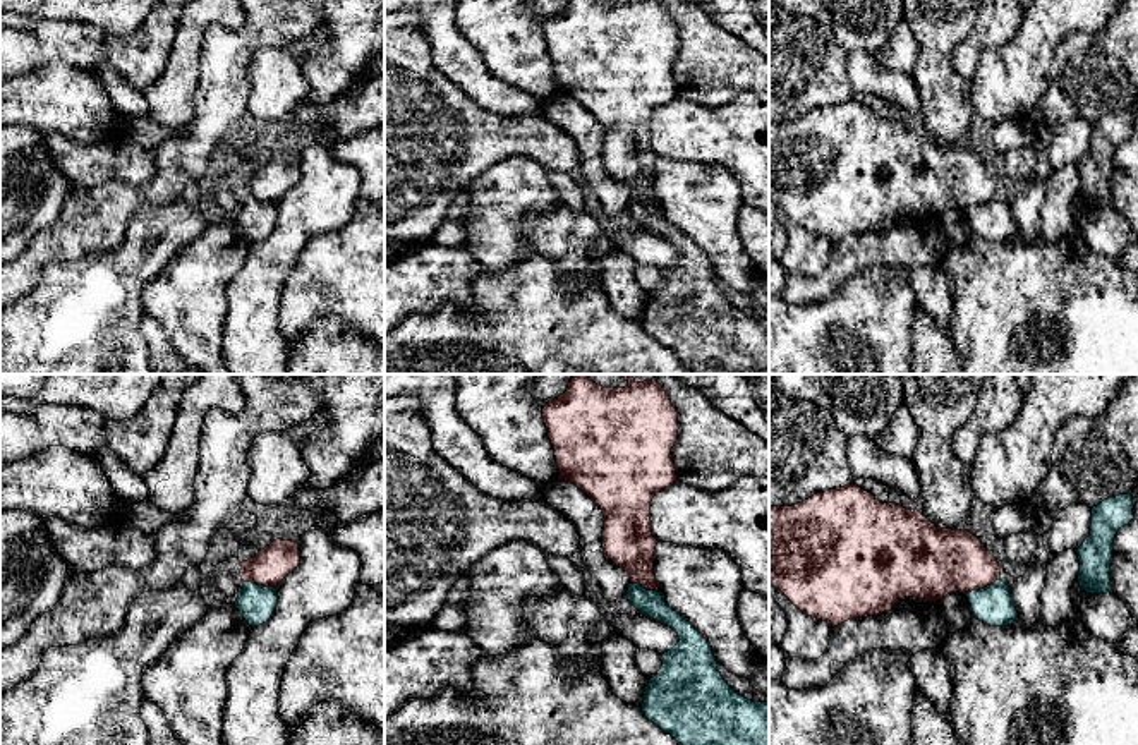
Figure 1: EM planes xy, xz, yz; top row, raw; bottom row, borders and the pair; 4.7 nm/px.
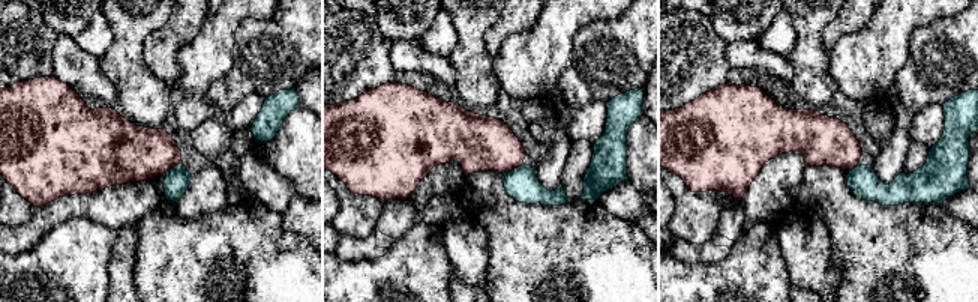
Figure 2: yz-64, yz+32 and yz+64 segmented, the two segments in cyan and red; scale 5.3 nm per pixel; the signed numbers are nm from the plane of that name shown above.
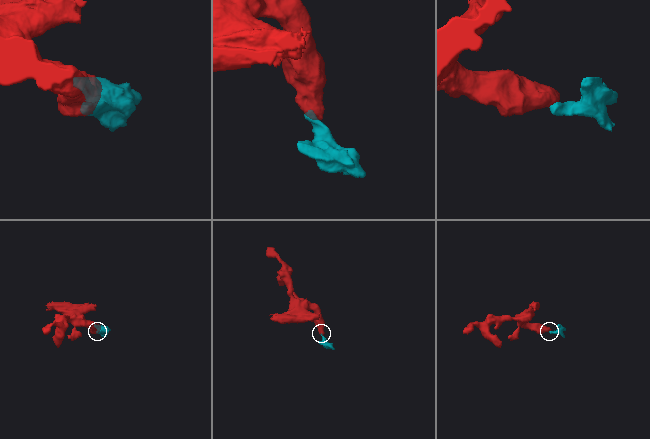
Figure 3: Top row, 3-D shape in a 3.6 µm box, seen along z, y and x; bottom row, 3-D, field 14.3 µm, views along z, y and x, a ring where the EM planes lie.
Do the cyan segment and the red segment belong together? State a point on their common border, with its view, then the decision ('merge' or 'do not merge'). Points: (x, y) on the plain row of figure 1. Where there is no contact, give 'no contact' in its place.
contact yz (984, 203); do not merge

